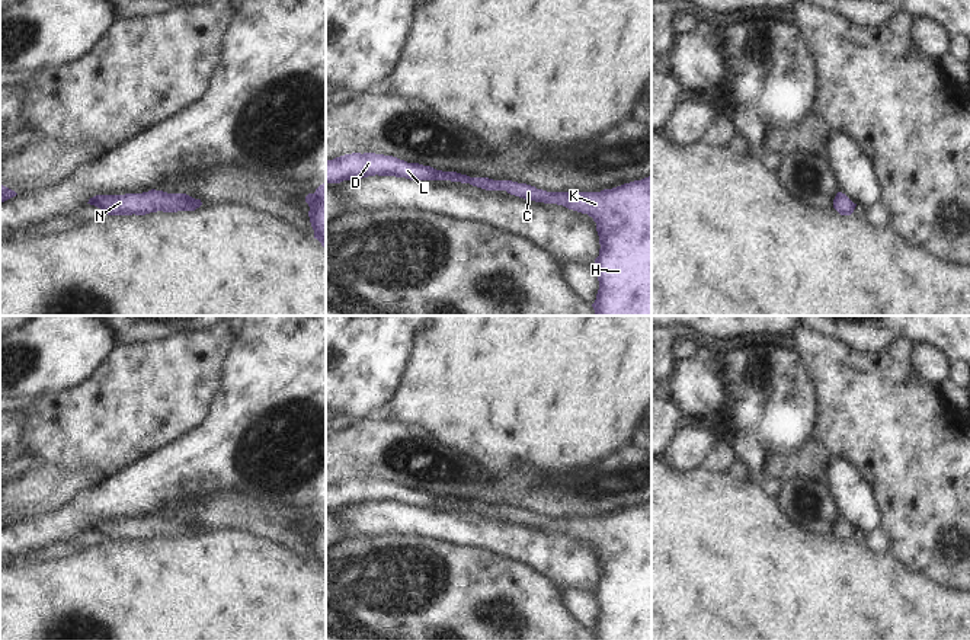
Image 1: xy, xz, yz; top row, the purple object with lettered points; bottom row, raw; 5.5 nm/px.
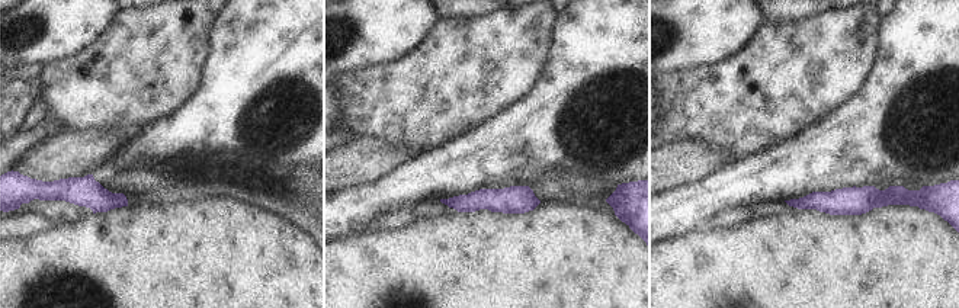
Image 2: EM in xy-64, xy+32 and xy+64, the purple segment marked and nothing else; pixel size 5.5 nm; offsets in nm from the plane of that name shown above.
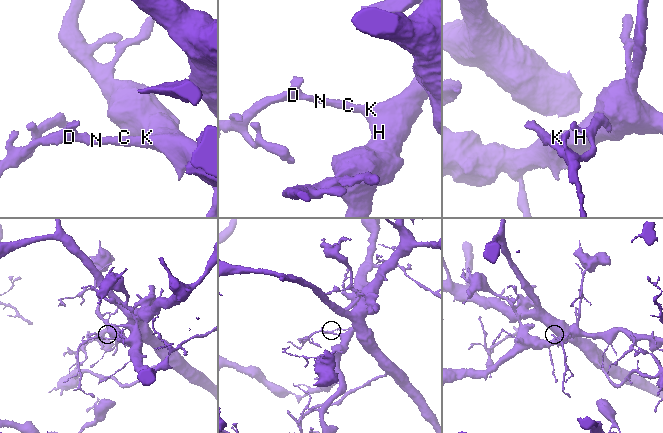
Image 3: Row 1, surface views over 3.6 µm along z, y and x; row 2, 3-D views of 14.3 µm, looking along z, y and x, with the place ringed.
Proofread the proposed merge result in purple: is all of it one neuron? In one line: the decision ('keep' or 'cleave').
keep

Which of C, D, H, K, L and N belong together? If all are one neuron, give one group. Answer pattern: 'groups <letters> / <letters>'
groups C D H K L N

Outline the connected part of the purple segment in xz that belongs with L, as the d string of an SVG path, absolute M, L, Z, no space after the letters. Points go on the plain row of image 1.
M352 479L326 486L326 509L368 502L451 506L588 540L596 548L599 615L595 640L652 640L652 502L601 518L547 518L526 509L470 503L393 481Z

